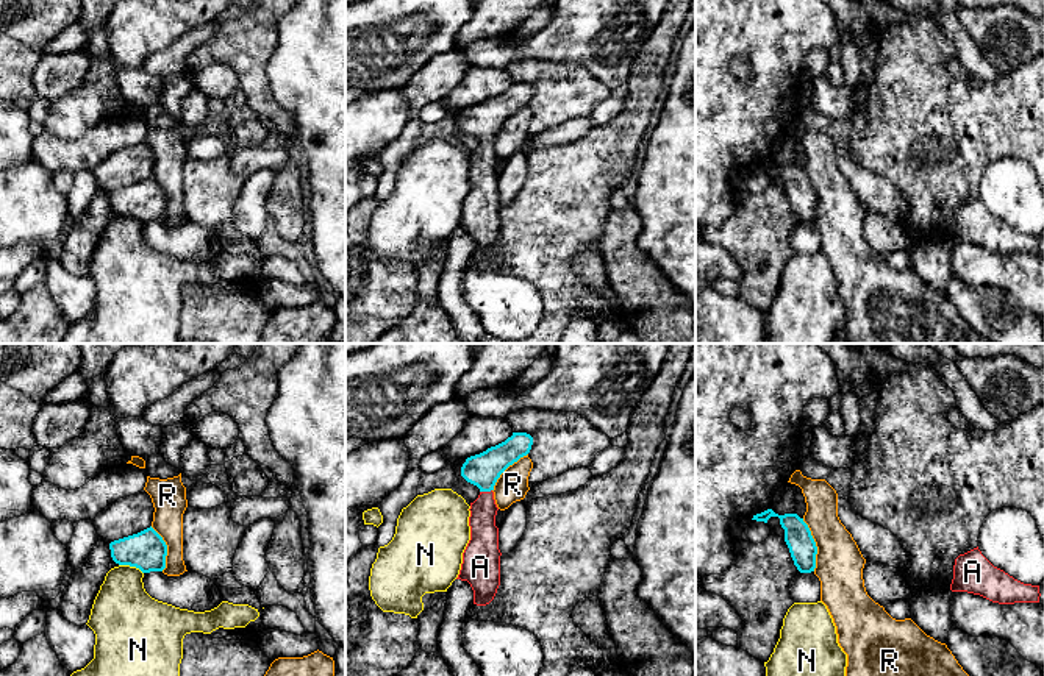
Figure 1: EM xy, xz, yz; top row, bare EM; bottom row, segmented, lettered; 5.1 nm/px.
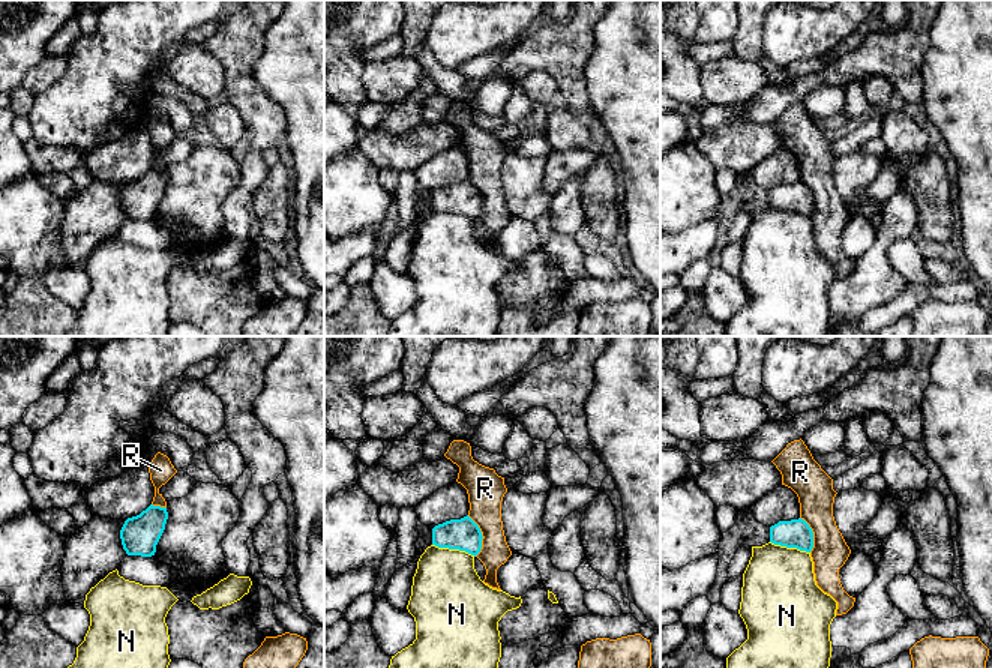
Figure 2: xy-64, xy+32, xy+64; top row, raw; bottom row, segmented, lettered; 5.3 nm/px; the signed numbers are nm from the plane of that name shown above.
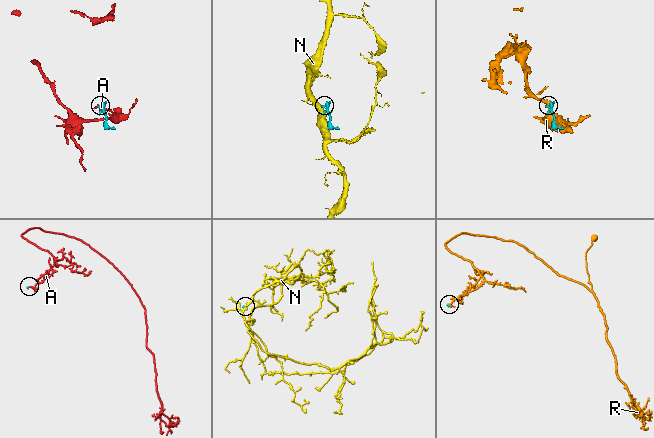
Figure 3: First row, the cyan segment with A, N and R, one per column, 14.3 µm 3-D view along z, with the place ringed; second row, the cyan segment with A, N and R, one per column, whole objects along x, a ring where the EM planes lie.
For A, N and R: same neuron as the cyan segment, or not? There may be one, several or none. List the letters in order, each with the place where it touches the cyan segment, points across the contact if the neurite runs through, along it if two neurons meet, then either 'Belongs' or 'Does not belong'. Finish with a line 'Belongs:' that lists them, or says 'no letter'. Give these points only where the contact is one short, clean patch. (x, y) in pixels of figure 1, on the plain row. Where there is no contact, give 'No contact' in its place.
A: Touches cyan at xz (485, 141). Path across: xz (483, 120), (485, 141), (483, 183). Belongs
N: Touches cyan at xy (132, 216). Boundary: xy (119, 214), (128, 214), (143, 224). Does not belong
R: Touches cyan at yz (815, 195). Boundary: yz (802, 169), (816, 197), (815, 220). Does not belong
Belongs: A

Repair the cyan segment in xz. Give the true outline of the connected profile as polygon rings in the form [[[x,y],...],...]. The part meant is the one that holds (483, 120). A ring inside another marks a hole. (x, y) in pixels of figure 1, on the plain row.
[[[513,83],[505,92],[488,98],[486,101],[470,106],[461,117],[461,126],[480,139],[478,148],[470,153],[470,190],[463,203],[463,214],[456,229],[467,231],[474,240],[474,254],[489,254],[500,236],[500,200],[499,178],[495,176],[497,155],[494,150],[494,136],[500,125],[531,100],[533,87],[527,83]]]

